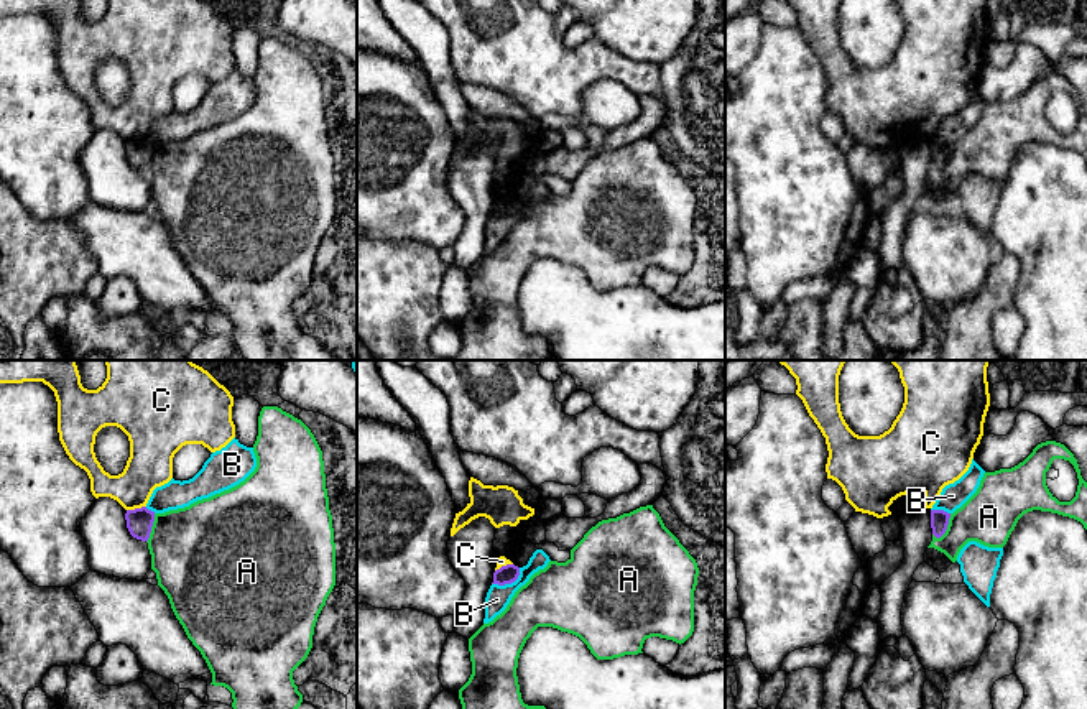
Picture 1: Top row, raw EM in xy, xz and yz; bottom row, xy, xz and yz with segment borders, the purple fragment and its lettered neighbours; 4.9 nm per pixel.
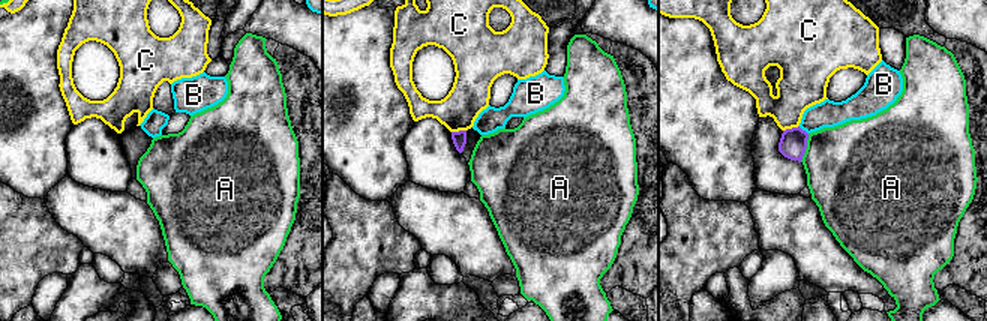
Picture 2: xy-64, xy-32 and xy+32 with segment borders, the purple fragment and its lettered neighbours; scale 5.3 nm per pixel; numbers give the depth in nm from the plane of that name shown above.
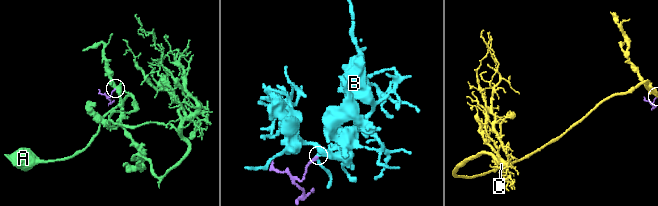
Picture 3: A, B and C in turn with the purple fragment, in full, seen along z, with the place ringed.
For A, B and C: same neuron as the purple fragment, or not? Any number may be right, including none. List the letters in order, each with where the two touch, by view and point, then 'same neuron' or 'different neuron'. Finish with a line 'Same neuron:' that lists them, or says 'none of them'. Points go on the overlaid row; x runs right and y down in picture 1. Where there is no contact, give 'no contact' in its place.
A: contact yz (946, 527); different neuron
B: contact xz (508, 583); different neuron
C: contact xy (135, 509); different neuron
Same neuron: none of them

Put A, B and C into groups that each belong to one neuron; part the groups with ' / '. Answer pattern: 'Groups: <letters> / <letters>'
Groups: A / B / C

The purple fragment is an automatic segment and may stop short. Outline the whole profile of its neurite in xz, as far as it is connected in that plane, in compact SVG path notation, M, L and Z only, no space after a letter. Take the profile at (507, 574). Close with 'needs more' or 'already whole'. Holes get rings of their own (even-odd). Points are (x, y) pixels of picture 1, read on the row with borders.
M506 564L493 572L492 584L498 584L498 586L511 584L518 579L518 576L520 576L520 568L515 564Z; already whole

